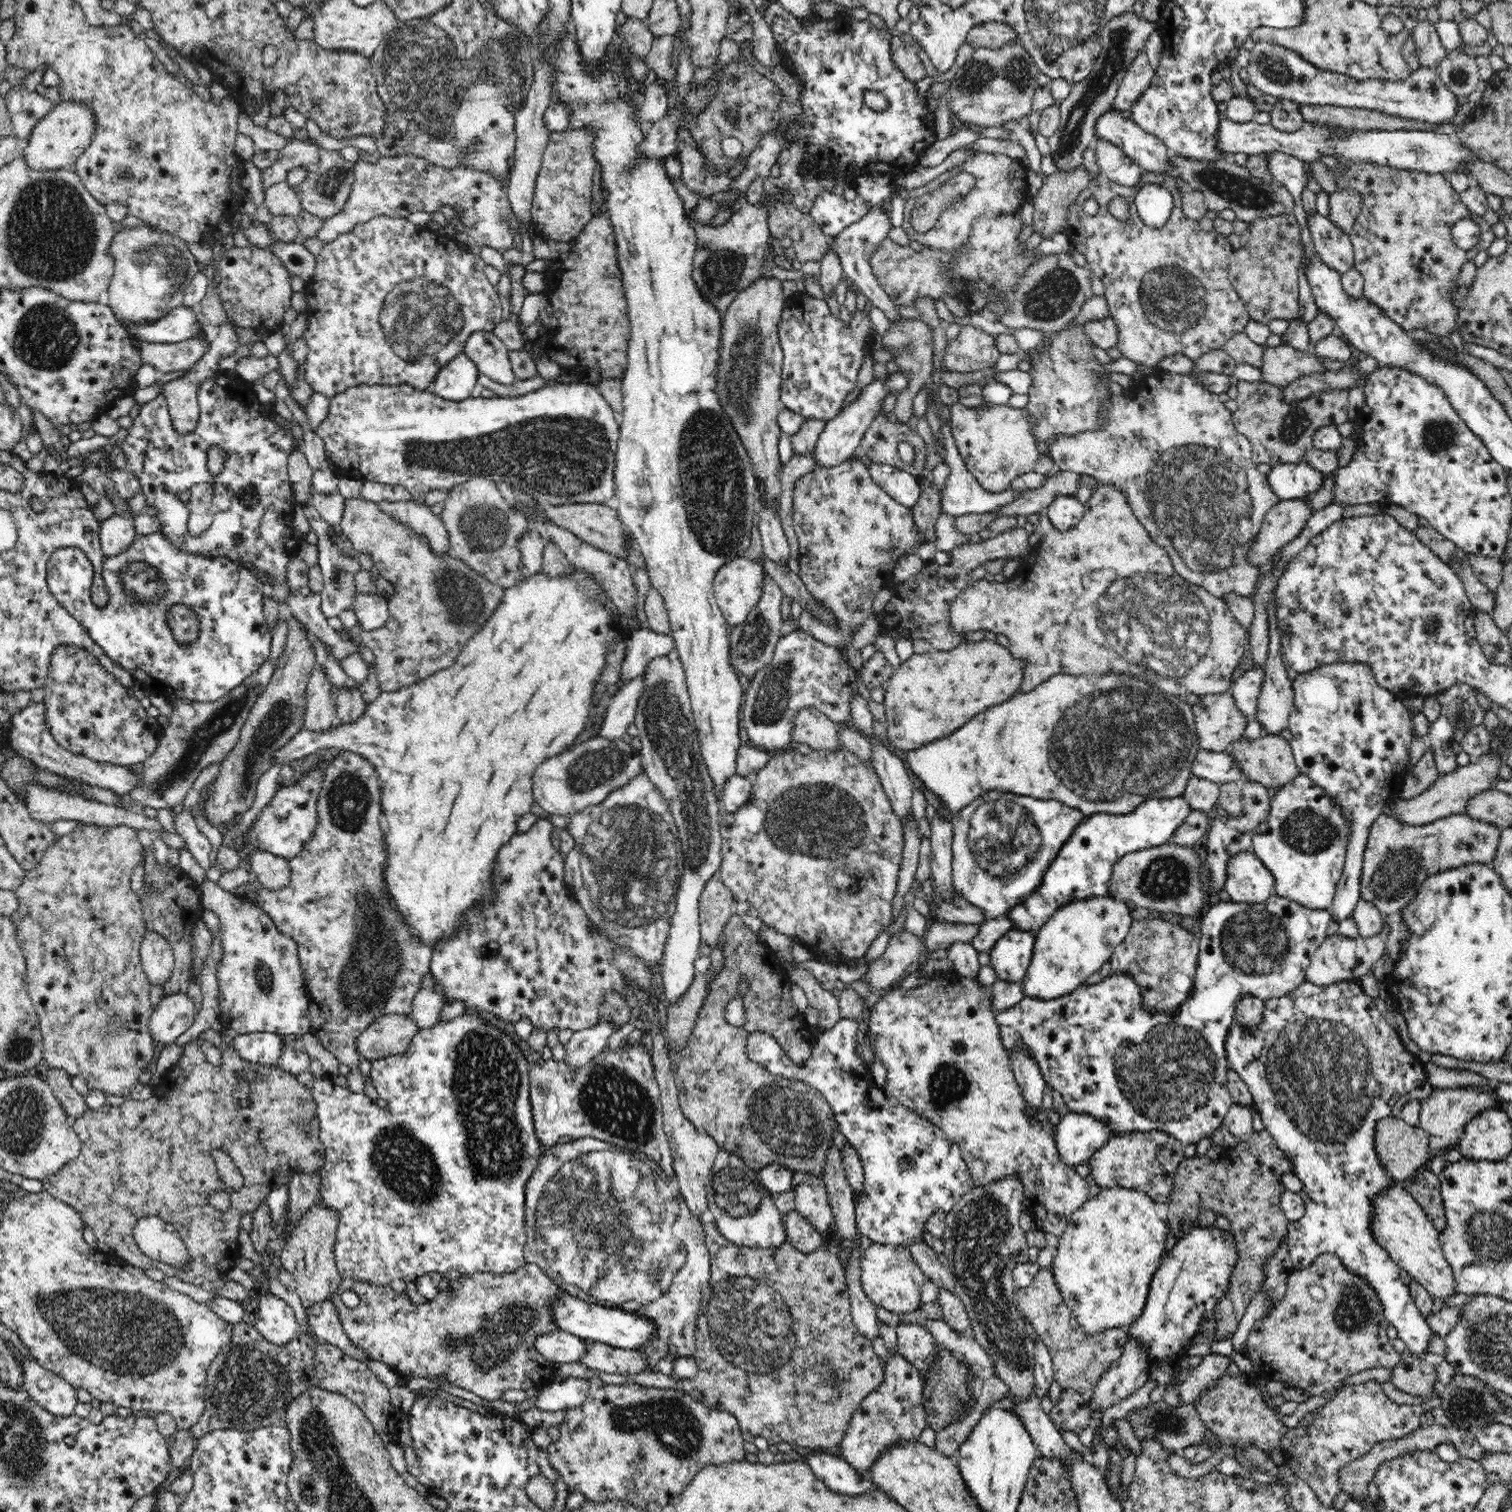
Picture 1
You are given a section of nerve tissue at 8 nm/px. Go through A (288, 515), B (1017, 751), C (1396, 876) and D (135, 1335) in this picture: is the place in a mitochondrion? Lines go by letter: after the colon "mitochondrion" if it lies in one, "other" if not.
A: other
B: other
C: mitochondrion
D: mitochondrion

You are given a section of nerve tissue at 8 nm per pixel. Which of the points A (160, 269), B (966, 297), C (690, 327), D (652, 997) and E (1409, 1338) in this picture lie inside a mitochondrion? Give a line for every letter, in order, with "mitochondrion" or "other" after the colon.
A: mitochondrion
B: other
C: other
D: other
E: other

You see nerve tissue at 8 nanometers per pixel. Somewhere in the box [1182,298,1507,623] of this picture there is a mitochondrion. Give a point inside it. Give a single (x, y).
(1439, 435)

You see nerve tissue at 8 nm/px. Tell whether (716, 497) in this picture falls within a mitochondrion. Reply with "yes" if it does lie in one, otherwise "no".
yes

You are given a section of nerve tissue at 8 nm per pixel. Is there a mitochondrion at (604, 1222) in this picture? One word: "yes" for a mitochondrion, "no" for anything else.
yes

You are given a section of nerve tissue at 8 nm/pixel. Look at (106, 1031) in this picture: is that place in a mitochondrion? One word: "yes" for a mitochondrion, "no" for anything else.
yes

